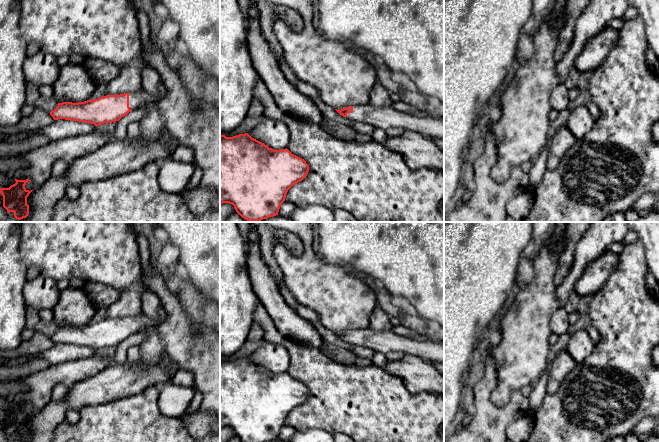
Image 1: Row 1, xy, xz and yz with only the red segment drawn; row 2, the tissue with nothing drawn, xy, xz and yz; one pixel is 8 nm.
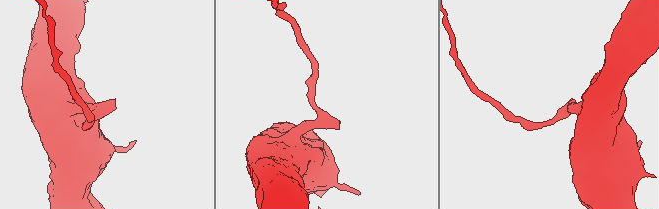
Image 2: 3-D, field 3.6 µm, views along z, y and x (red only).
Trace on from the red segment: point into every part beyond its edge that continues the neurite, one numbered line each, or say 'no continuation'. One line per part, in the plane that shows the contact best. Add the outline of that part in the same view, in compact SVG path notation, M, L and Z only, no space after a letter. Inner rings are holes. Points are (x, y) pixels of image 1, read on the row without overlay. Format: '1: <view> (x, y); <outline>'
1: xy (137, 323); M143 312L137 316L129 317L129 331L131 334L140 333L145 328L156 328L157 326L156 321L146 316Z

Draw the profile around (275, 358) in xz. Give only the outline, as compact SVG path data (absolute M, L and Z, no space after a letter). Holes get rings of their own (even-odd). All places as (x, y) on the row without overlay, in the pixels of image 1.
M264 341L248 358L274 374L288 371L290 355L287 349L280 344Z

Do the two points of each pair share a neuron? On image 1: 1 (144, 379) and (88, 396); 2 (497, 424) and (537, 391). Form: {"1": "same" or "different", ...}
{"1": "same", "2": "different"}

